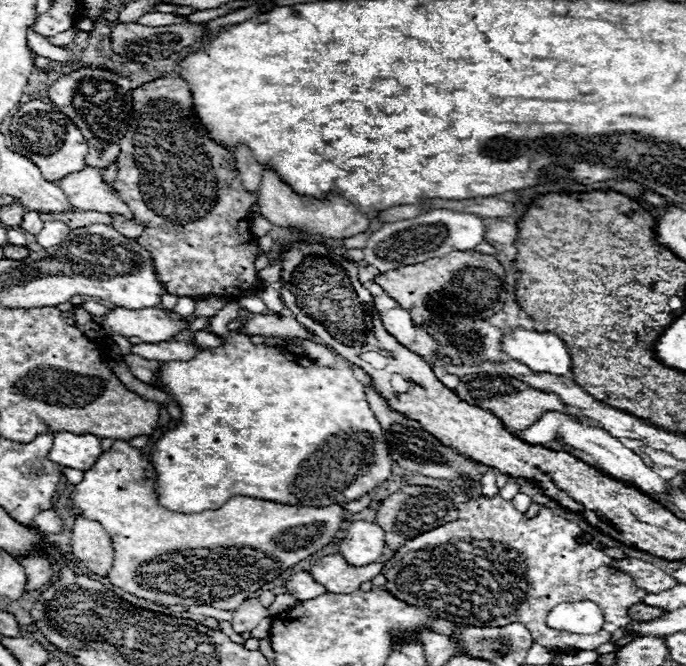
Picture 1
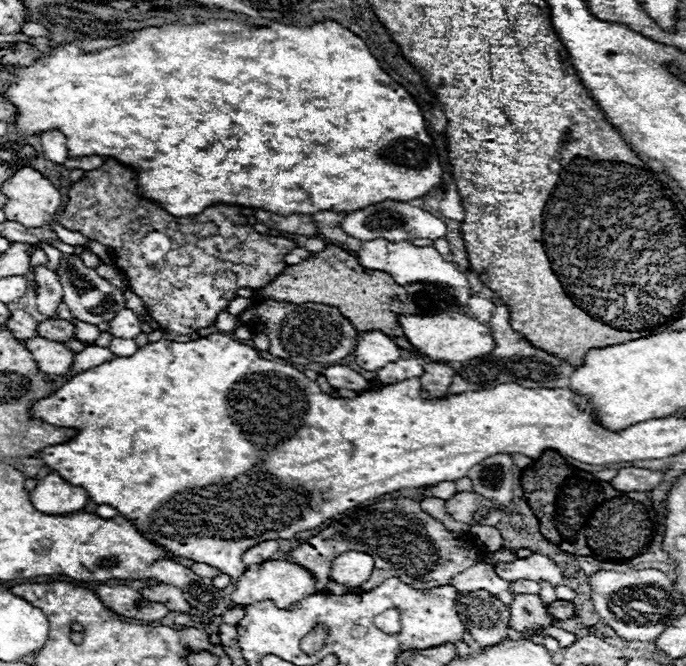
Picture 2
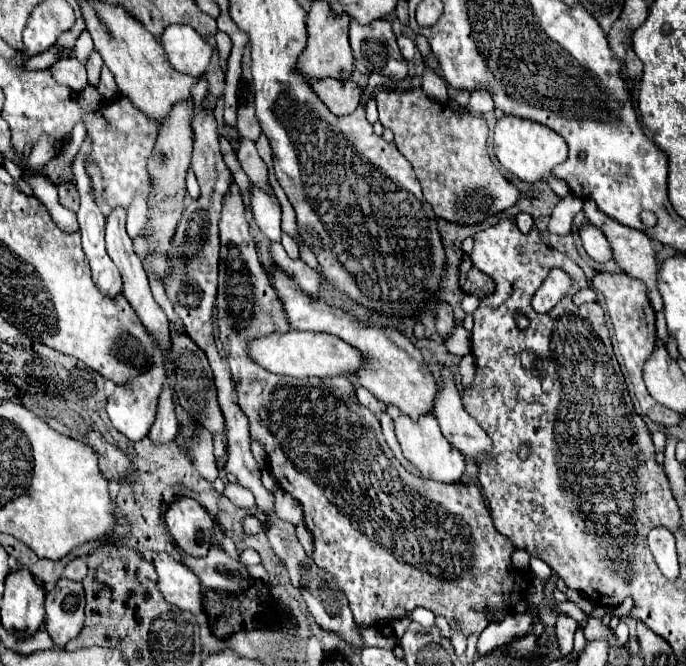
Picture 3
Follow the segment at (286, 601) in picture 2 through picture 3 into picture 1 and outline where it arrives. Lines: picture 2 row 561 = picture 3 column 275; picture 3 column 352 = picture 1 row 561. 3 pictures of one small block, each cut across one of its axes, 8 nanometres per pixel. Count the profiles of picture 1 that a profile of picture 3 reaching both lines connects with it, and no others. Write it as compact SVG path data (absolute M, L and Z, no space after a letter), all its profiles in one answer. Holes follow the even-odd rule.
M340 554L320 558L312 570L312 578L322 582L332 594L350 594L360 588L360 584L370 582L374 576L382 574L382 564L372 562L366 566L350 566Z

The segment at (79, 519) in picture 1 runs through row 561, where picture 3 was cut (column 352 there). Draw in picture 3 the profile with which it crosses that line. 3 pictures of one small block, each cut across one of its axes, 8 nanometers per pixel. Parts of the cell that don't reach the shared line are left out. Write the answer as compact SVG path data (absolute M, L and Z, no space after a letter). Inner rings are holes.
M336 78L312 80L312 88L322 98L322 102L338 116L352 114L362 96L362 86L354 80L336 80Z

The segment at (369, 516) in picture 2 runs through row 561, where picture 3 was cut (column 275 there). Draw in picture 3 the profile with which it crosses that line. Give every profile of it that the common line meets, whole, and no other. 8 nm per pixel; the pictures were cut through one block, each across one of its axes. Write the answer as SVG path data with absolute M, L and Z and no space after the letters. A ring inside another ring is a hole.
M232 180L230 182L230 188L228 188L228 194L224 194L224 200L222 200L222 218L220 218L220 284L218 284L218 298L216 298L216 308L218 308L218 332L220 332L220 342L224 344L224 352L226 352L226 360L228 360L228 366L230 366L230 372L232 372L232 382L234 382L234 388L236 388L236 394L238 394L238 406L240 410L246 414L246 418L250 420L250 436L252 440L258 440L266 454L268 454L268 468L270 468L270 474L274 476L274 480L278 482L278 486L282 490L286 490L288 494L292 494L300 504L302 504L302 510L304 510L304 522L306 522L306 528L312 532L314 536L314 562L316 566L320 566L322 570L326 570L328 574L334 576L334 582L336 586L346 594L348 602L350 602L350 608L354 612L354 620L362 626L374 626L382 620L396 620L396 618L402 618L406 616L406 612L414 610L416 606L424 606L436 614L442 614L446 616L448 620L458 620L462 626L464 626L464 634L472 634L472 632L482 632L488 624L488 618L486 618L486 610L492 608L492 610L498 610L498 608L512 608L518 600L524 598L524 582L526 582L526 576L520 572L520 570L514 570L510 566L510 554L514 550L512 542L508 542L508 538L500 536L500 532L494 528L492 524L492 516L484 504L484 498L482 498L482 492L476 484L456 484L456 486L444 486L444 484L438 484L438 482L428 482L428 480L422 480L418 478L416 474L410 474L400 462L398 458L394 456L394 452L390 450L390 446L386 444L384 436L382 436L382 430L380 430L380 422L378 418L370 412L370 410L364 410L364 406L360 406L356 402L356 394L354 394L354 386L350 384L348 378L324 378L324 380L318 380L318 378L308 378L308 380L296 380L296 378L280 378L280 374L272 374L264 368L260 368L248 354L248 340L254 340L254 338L262 338L262 336L268 336L268 334L274 334L274 332L288 332L290 330L290 322L286 318L286 312L282 308L282 300L278 298L274 286L270 284L270 278L264 270L264 266L260 264L260 258L258 258L258 252L256 252L256 244L250 236L250 220L248 220L248 212L246 212L246 206L244 206L244 200L242 200L242 194L240 194L240 188L236 186L236 182Z

